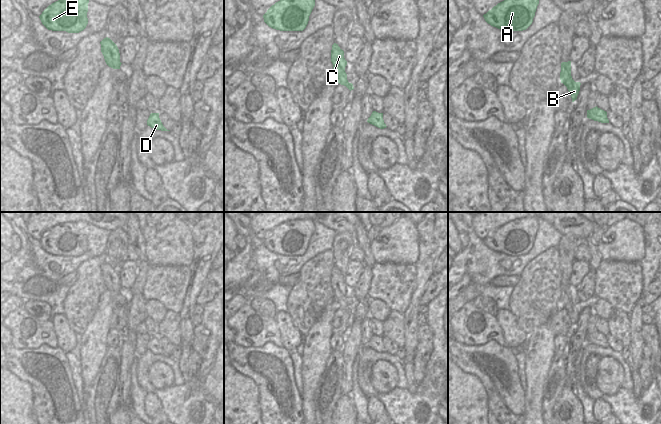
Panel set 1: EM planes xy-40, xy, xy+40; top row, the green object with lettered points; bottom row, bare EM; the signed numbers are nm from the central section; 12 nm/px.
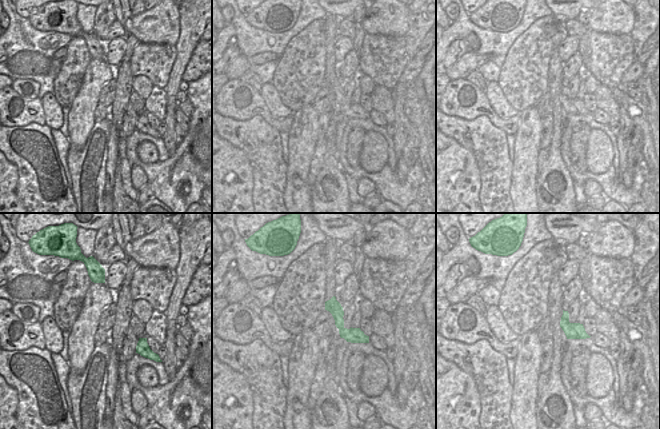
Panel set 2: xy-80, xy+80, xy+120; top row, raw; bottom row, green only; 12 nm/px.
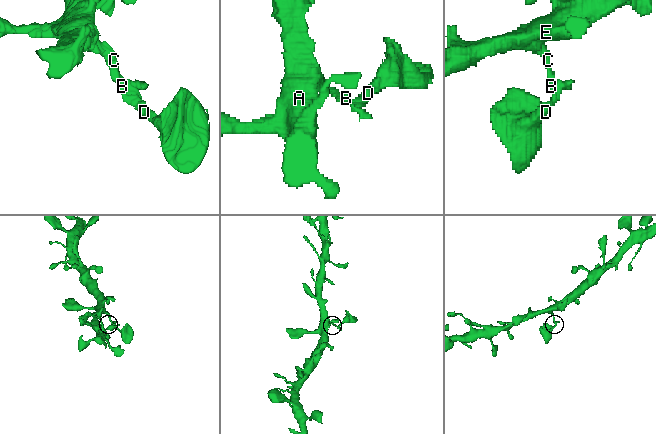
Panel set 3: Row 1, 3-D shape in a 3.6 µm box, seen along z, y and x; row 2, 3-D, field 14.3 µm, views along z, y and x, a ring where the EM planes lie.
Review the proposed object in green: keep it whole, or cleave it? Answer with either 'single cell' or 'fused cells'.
single cell

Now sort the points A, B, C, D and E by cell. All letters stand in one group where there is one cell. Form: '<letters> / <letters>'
A B C D E

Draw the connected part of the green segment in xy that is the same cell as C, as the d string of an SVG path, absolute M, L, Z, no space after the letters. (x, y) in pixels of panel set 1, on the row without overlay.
M336 267L332 269L331 286L335 295L334 301L336 302L336 306L346 310L350 315L353 314L353 308L348 306L345 296L347 285L344 282L344 275Z

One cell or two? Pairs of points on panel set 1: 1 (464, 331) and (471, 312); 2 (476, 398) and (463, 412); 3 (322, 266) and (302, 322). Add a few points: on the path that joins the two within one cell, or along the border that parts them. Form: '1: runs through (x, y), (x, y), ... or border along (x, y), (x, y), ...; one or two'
1: runs through (468, 326), (468, 317); one
2: runs through (473, 401), (465, 409); one
3: runs through (315, 280), (313, 293), (306, 301), (305, 308); one

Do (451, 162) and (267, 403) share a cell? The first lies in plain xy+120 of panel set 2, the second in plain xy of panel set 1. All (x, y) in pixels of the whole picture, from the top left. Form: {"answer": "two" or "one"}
{"answer": "two"}

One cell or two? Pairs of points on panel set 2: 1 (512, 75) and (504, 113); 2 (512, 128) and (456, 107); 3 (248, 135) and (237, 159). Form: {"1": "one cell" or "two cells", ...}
{"1": "two cells", "2": "one cell", "3": "two cells"}

